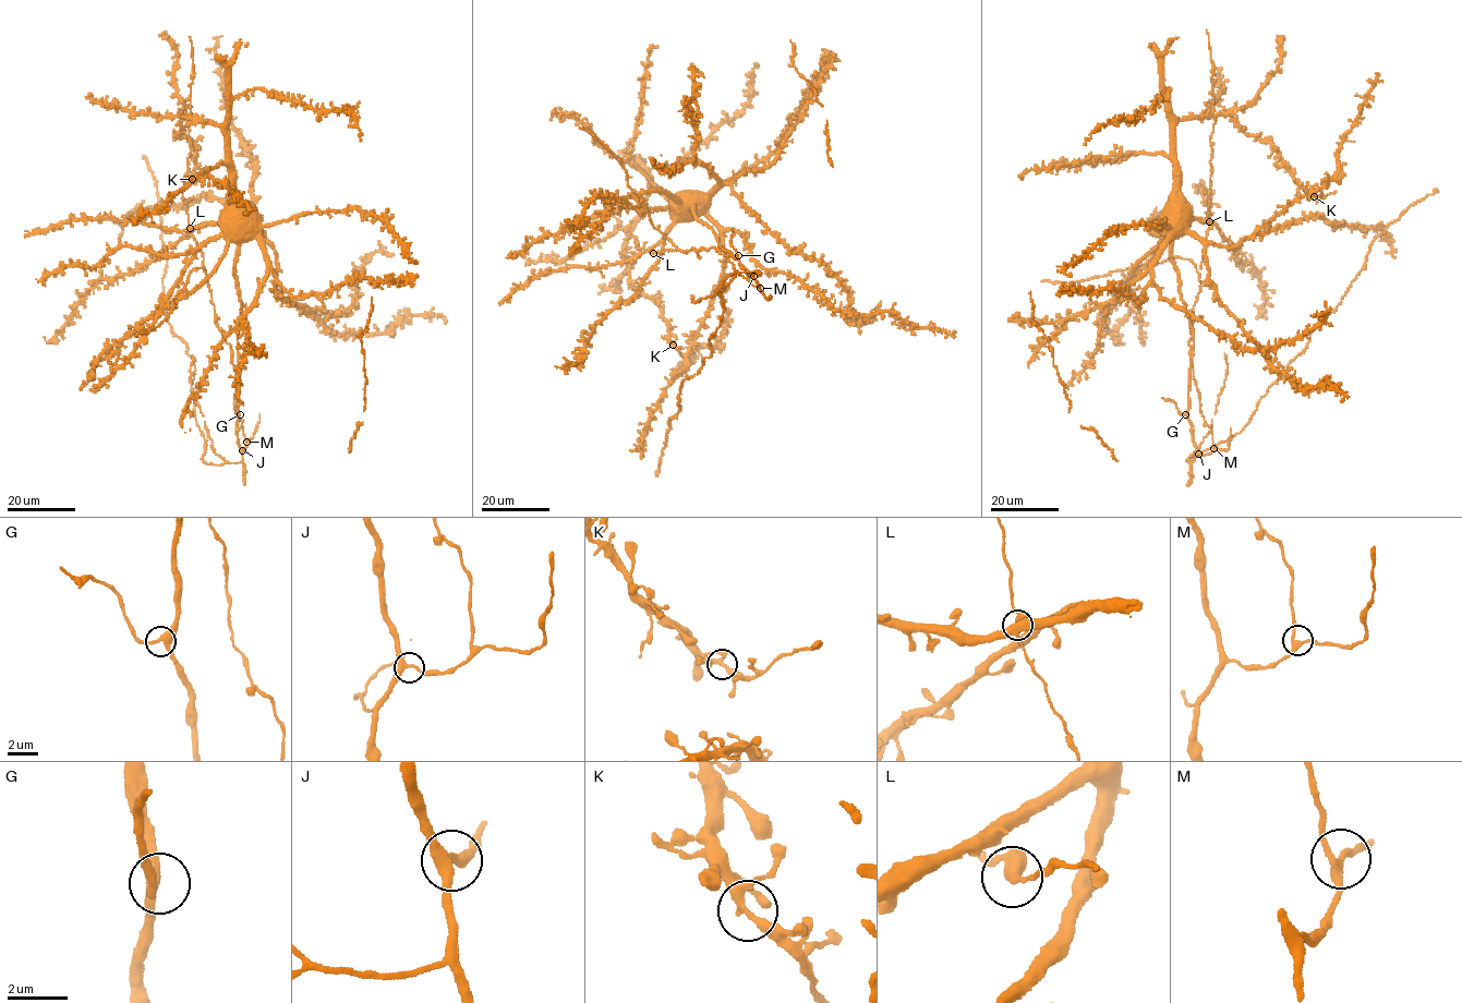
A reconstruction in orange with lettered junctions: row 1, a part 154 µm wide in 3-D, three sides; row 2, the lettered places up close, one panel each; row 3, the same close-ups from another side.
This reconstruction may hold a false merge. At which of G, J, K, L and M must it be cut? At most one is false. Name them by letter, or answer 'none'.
K

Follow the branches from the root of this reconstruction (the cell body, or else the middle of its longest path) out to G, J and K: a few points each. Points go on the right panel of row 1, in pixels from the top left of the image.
G: (1173, 212), (1169, 230), (1171, 256), (1193, 339), (1188, 408), (1185, 414)
J: (1173, 212), (1169, 230), (1171, 256), (1193, 339), (1187, 418), (1198, 454)
K: (1173, 212), (1174, 128), (1177, 121), (1217, 113), (1229, 116), (1246, 133), (1267, 141), (1292, 177), (1314, 196)

